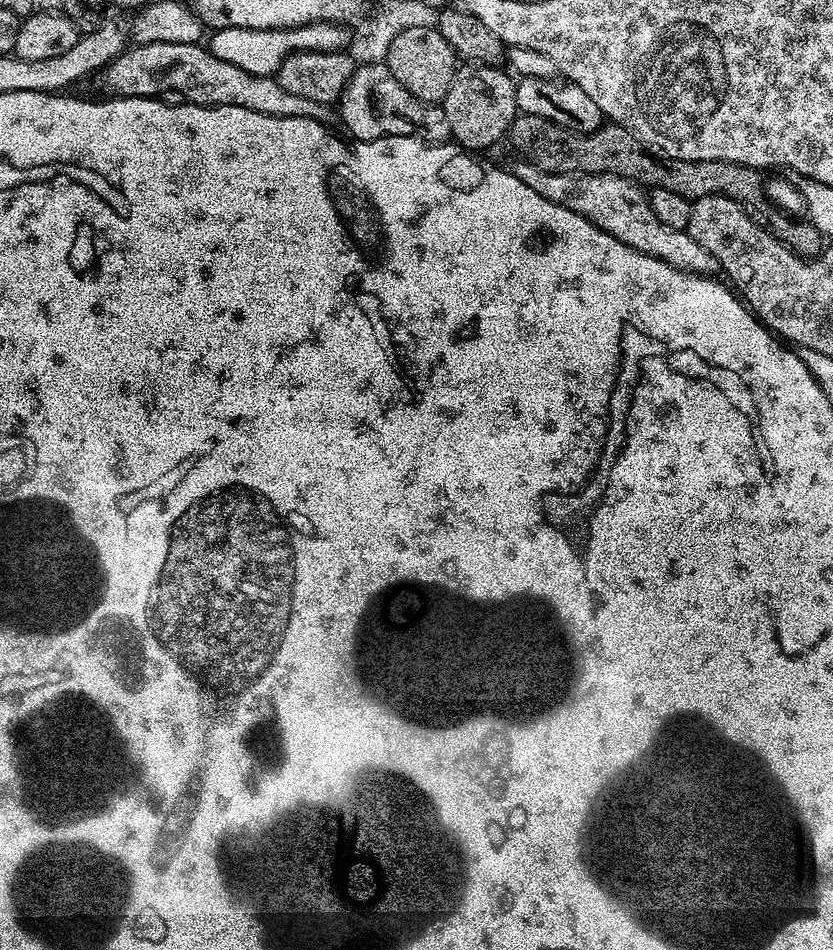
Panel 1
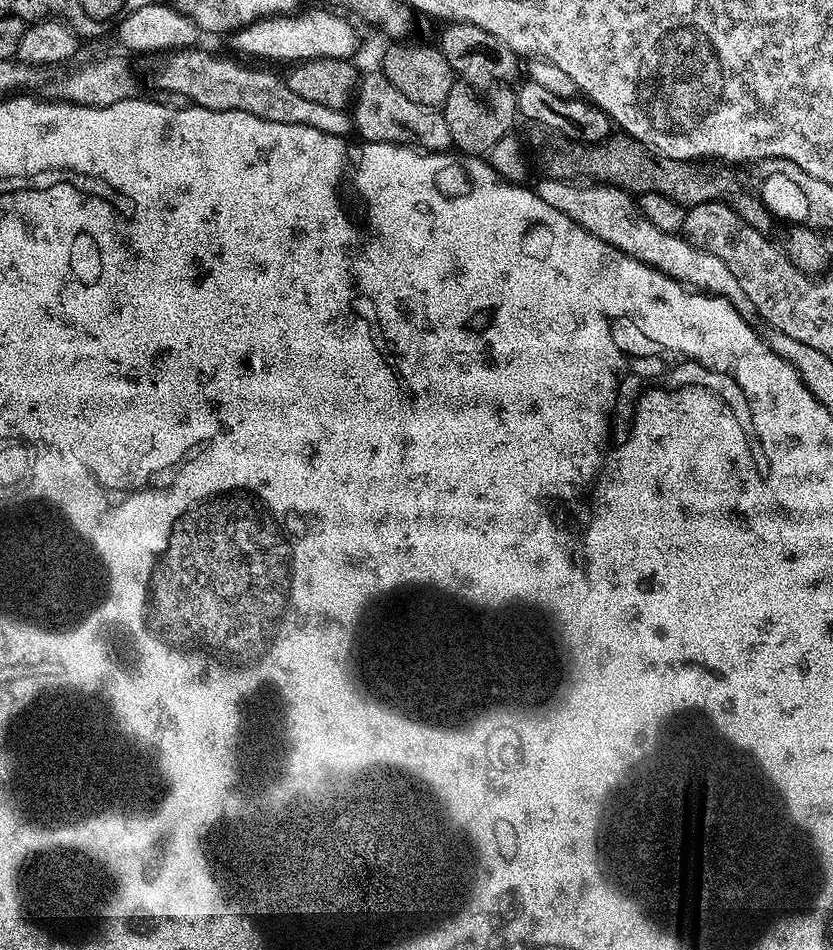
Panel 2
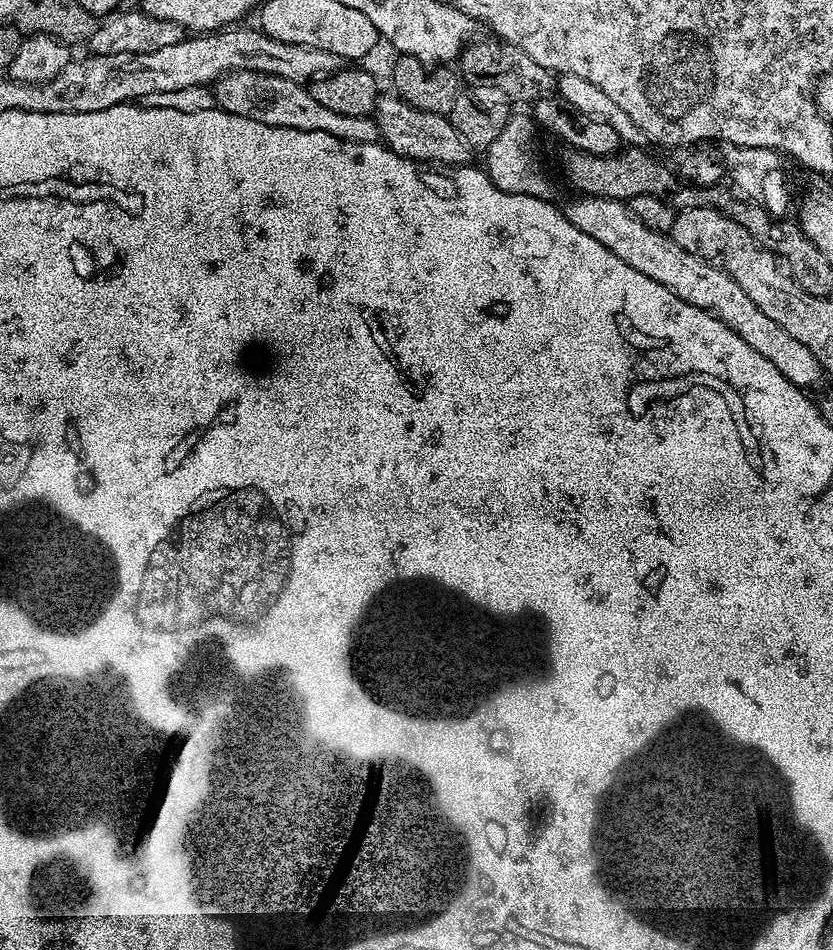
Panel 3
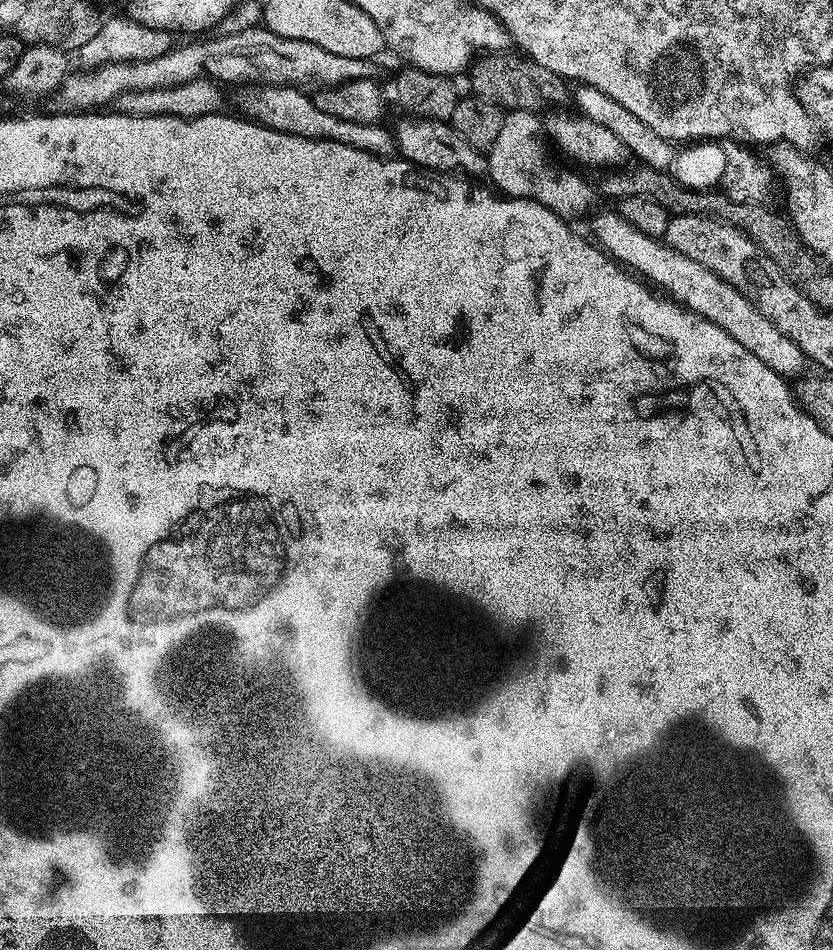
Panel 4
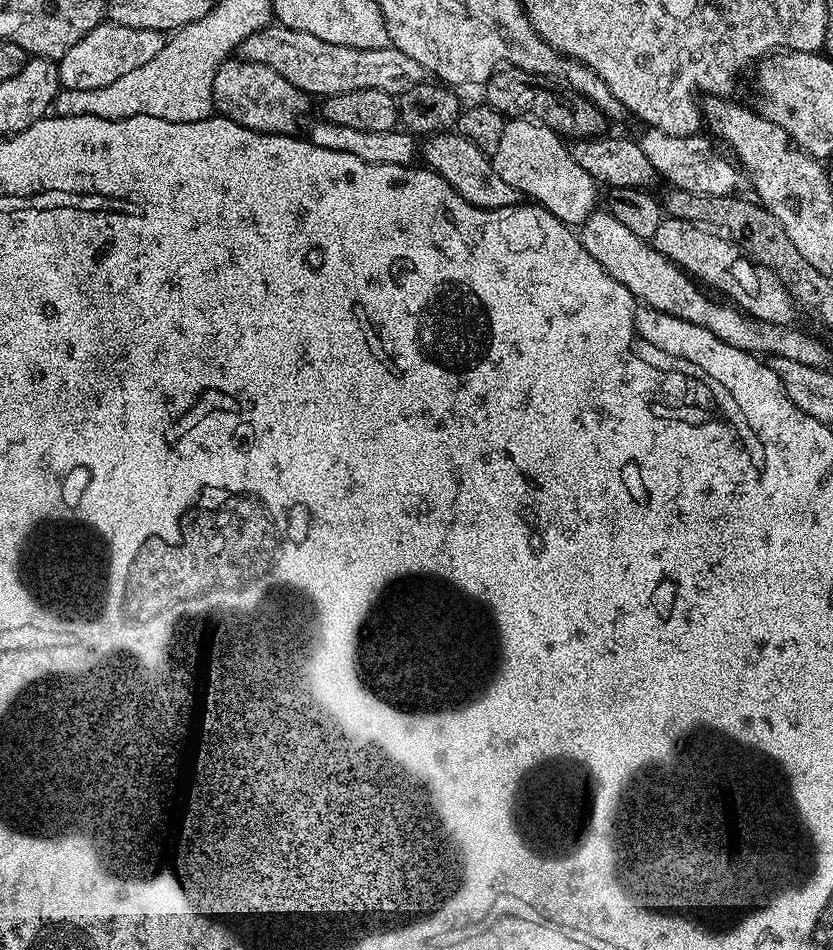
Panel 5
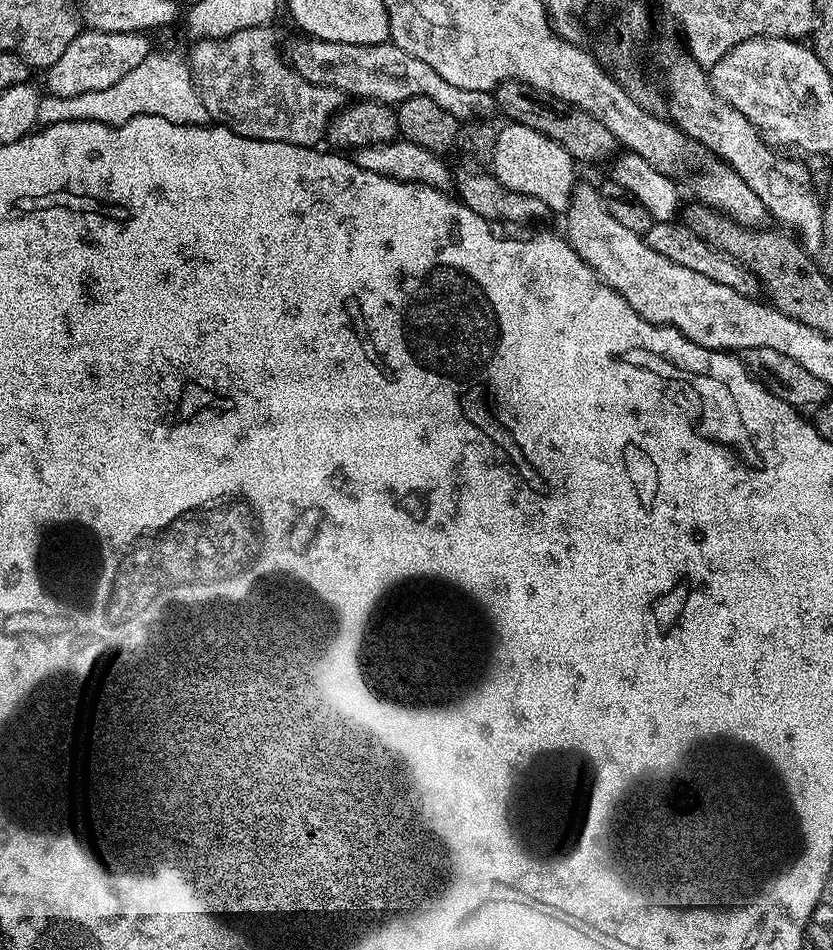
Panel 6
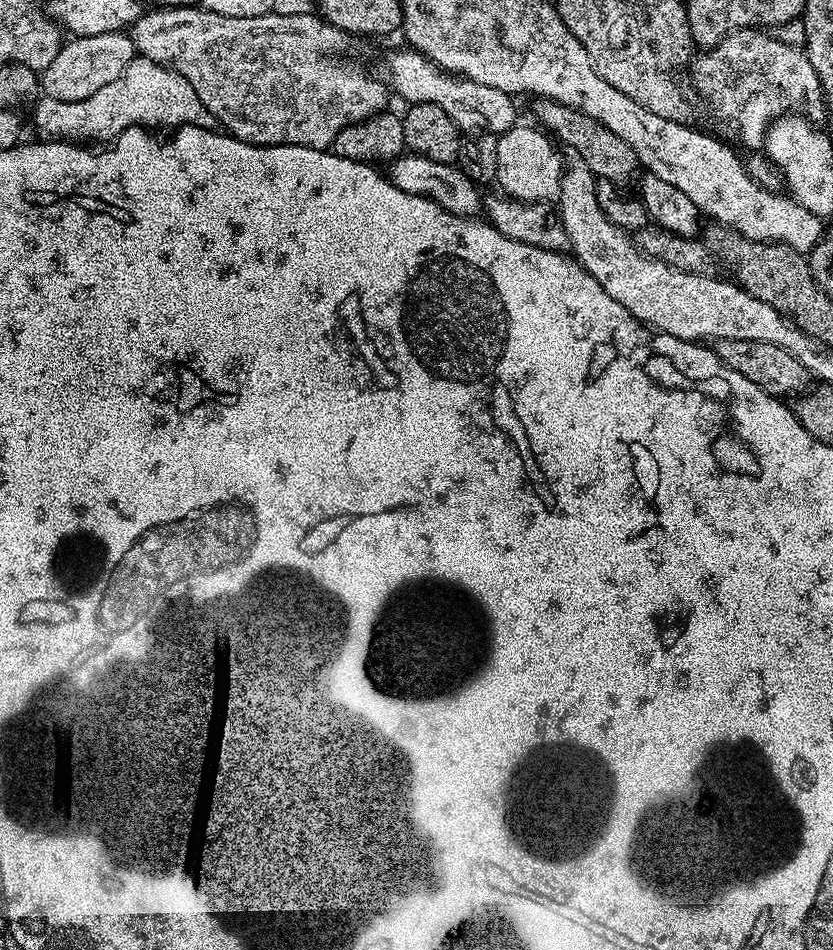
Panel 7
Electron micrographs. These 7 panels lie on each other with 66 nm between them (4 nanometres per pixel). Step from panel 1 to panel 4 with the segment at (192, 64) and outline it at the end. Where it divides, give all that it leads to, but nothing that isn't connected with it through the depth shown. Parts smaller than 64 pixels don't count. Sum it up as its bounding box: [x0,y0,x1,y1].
[245,84,397,158]

